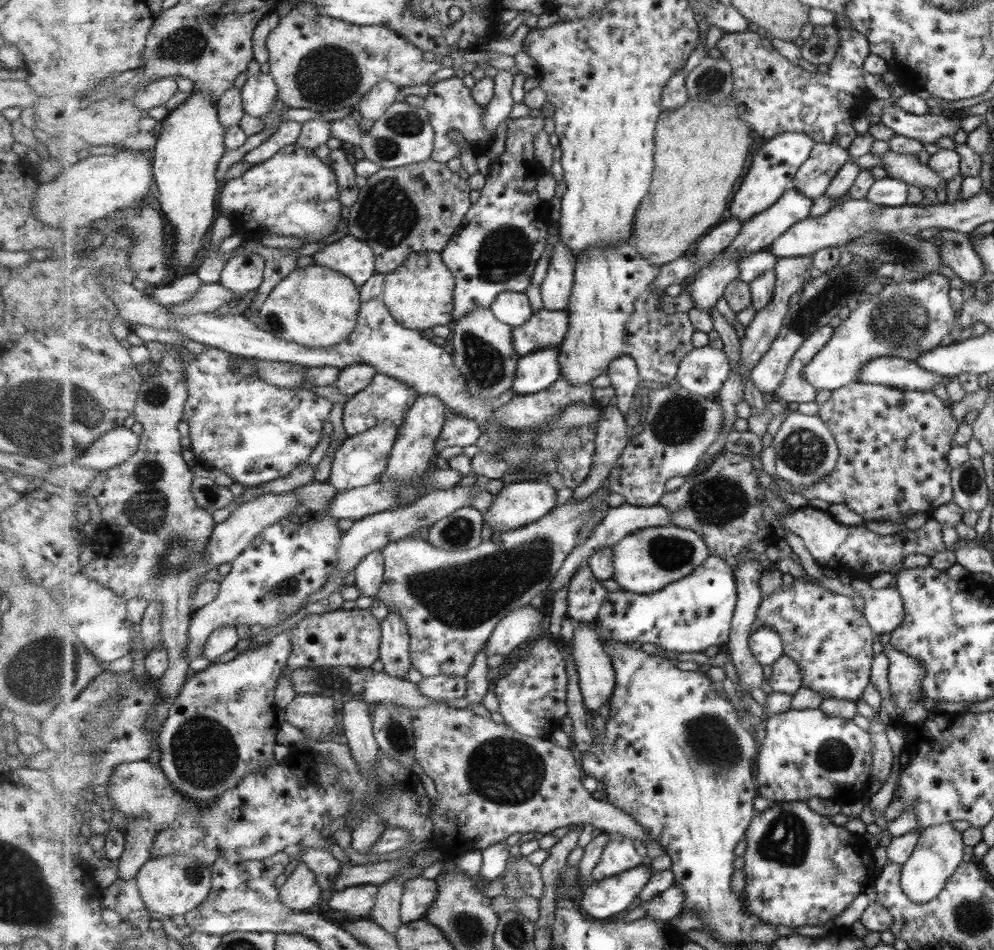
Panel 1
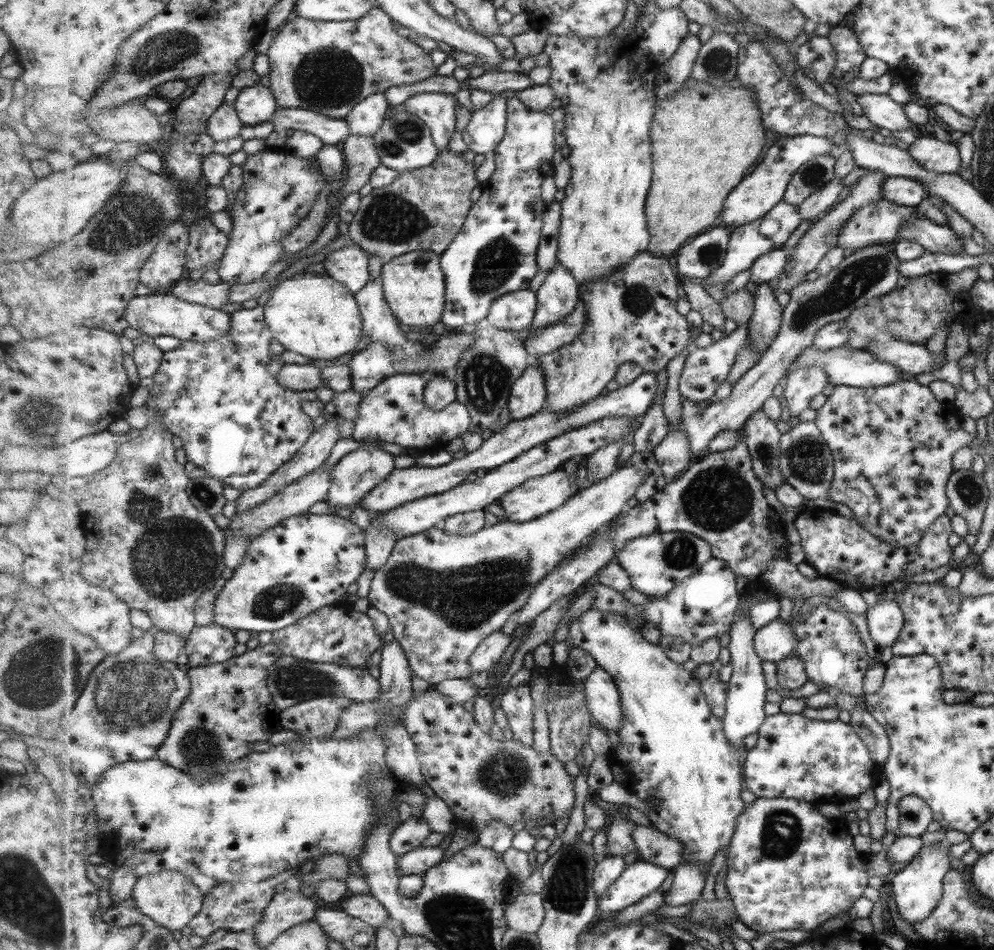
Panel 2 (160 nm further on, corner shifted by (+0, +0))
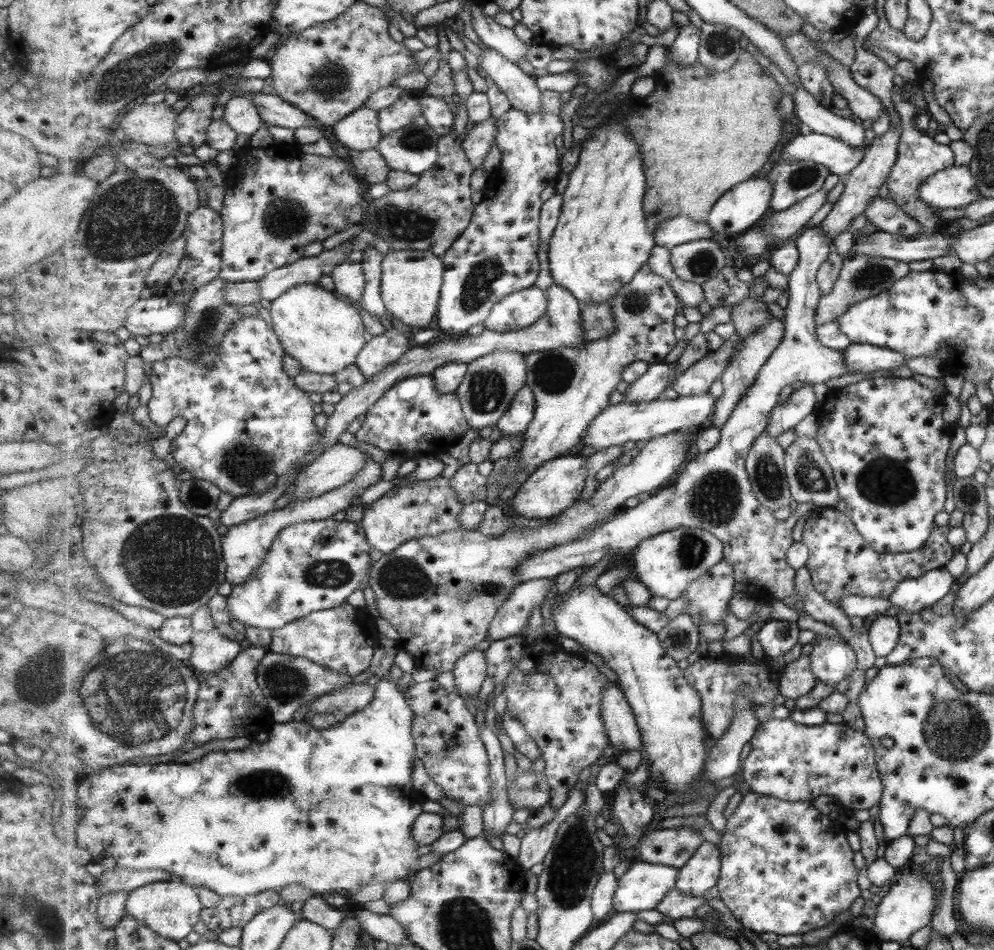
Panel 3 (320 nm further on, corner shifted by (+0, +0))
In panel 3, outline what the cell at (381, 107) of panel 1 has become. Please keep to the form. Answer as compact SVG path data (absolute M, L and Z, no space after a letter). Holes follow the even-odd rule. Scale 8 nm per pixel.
M364 108L349 114L333 126L336 138L346 147L353 150L379 149L383 140L380 129L379 111Z

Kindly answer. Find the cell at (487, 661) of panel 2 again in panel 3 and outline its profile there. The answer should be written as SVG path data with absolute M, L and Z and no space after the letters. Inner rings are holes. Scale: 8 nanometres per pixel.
M473 650L456 663L453 672L457 686L456 693L467 700L475 699L483 688L483 682L487 681L488 670L485 656L485 651Z

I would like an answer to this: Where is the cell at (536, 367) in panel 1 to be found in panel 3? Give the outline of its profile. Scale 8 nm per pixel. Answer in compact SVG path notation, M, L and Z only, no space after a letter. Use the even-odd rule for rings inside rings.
M525 385L517 394L509 410L500 418L496 428L501 432L501 436L524 434L535 416L535 411L534 392Z

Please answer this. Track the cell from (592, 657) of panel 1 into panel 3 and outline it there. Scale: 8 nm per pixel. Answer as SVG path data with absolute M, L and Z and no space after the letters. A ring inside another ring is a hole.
M608 681L604 692L603 716L606 722L610 744L622 752L643 750L642 728L621 686Z

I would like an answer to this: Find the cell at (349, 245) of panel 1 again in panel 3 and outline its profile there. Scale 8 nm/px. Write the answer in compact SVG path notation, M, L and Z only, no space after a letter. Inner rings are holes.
M346 260L334 268L331 277L335 284L335 290L342 296L348 296L351 300L355 300L355 307L360 310L367 286L367 277L362 263Z

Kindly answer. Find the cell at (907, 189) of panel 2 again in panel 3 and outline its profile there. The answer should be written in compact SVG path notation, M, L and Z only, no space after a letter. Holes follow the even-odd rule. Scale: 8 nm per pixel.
M949 166L927 177L918 188L918 197L930 207L963 208L978 198L977 182L967 166Z

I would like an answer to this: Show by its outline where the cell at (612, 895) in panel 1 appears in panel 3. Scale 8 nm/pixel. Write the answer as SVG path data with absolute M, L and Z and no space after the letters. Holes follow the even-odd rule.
M643 860L629 866L629 869L619 878L619 888L614 898L614 910L616 913L655 910L663 902L663 898L678 885L679 873L680 869L675 867Z

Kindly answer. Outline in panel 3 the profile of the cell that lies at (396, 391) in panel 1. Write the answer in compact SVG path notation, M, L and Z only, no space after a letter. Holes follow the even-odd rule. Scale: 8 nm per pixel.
M433 375L406 378L387 391L365 415L365 421L355 434L359 442L377 446L384 452L418 452L437 456L461 442L470 424L457 392L440 393Z

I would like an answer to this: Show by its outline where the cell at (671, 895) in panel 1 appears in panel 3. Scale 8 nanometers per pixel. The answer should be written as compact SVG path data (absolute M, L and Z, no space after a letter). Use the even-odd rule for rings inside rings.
M705 841L697 852L680 868L676 888L683 894L708 898L709 890L717 886L722 873L722 850L718 845Z

